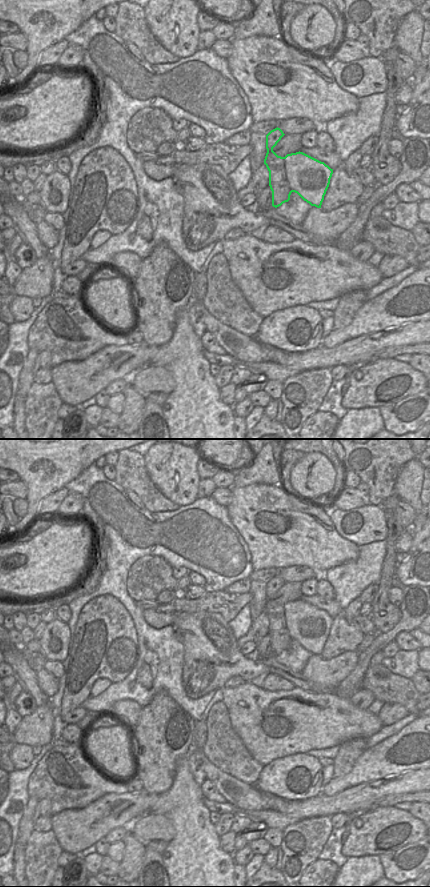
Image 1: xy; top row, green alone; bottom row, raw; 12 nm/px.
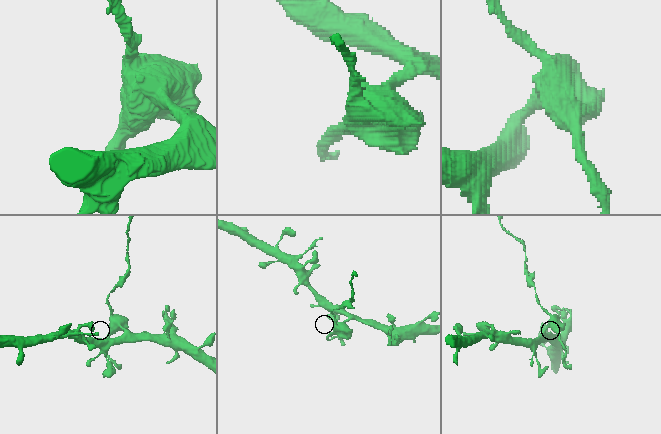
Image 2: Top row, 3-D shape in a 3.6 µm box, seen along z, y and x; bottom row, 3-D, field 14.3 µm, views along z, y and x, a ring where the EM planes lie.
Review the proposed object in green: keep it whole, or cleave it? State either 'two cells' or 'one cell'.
two cells

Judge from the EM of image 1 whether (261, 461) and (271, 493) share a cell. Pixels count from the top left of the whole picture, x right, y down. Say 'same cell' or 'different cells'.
different cells

